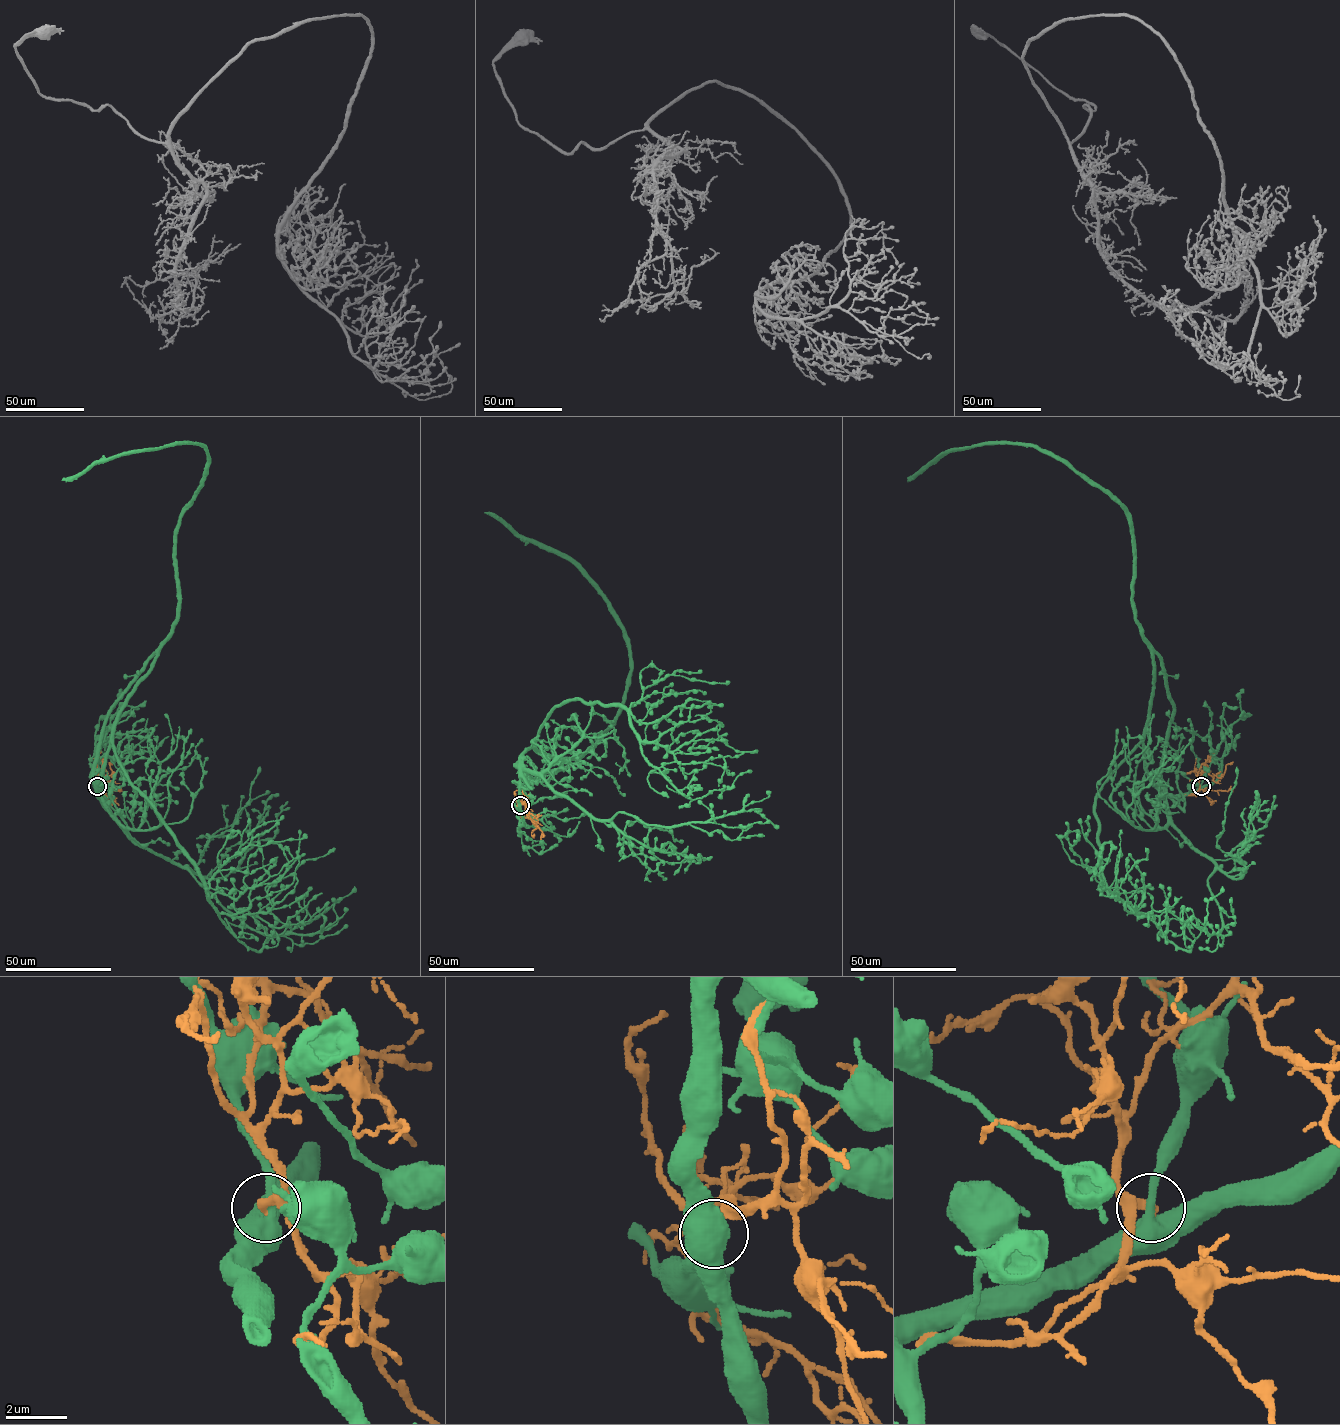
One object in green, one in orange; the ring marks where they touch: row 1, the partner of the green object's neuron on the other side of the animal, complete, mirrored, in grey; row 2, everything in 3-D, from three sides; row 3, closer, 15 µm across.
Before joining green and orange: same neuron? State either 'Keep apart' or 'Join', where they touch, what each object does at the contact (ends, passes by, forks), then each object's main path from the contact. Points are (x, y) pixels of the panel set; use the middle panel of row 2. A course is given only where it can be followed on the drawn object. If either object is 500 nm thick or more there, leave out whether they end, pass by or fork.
Keep apart. Place: (520, 805). At the ring green passes by. At the ring orange ends. Course of green: (520, 805), (519, 757), (529, 748), (577, 757), (613, 723), (630, 644), (571, 562), (484, 513). Course of orange: (520, 805), (519, 810), (535, 822), (536, 828), (531, 835), (534, 834)

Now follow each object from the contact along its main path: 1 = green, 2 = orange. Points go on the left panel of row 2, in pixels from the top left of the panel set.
1: (97, 786), (116, 715), (176, 618), (176, 527), (207, 450), (132, 451), (62, 480)
2: (97, 786), (97, 771), (113, 778), (109, 763), (111, 764)

